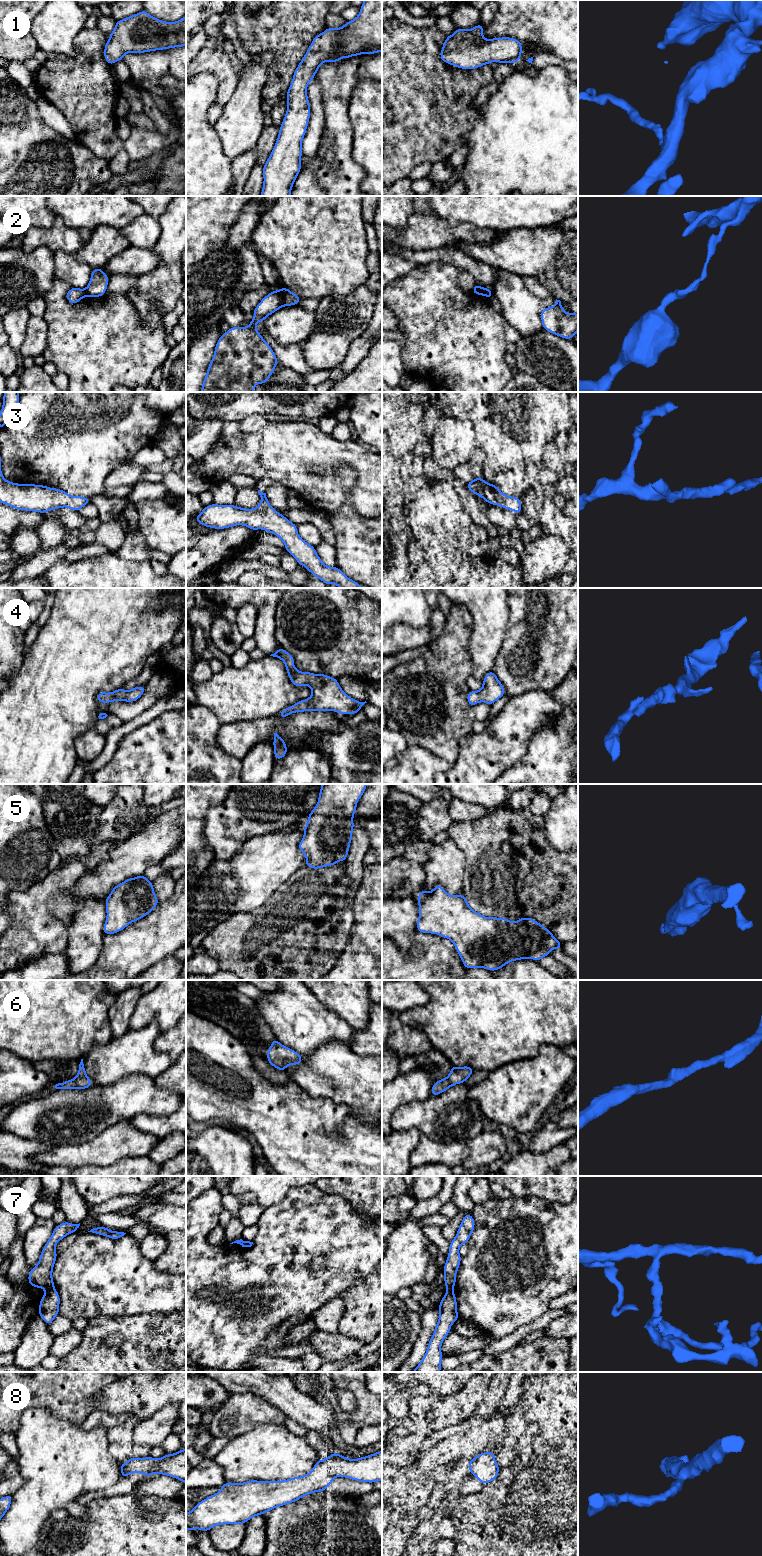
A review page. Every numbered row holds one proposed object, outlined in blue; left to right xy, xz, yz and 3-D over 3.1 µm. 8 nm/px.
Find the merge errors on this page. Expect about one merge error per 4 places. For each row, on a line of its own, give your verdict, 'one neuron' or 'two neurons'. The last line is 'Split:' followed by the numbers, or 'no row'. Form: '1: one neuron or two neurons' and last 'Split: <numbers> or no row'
1: one neuron
2: two neurons
3: one neuron
4: one neuron
5: one neuron
6: one neuron
7: two neurons
8: one neuron
Split: 2, 7

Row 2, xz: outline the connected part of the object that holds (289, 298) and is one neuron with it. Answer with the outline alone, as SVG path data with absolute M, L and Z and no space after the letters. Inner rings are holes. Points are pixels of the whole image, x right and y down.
M286 287L281 288L279 292L283 299L283 306L298 305L298 303L301 301L301 298L298 295L291 292Z

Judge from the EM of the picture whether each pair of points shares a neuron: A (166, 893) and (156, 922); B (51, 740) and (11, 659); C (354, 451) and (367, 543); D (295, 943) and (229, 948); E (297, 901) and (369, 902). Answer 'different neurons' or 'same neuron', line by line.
A: different neurons
B: different neurons
C: different neurons
D: same neuron
E: different neurons

